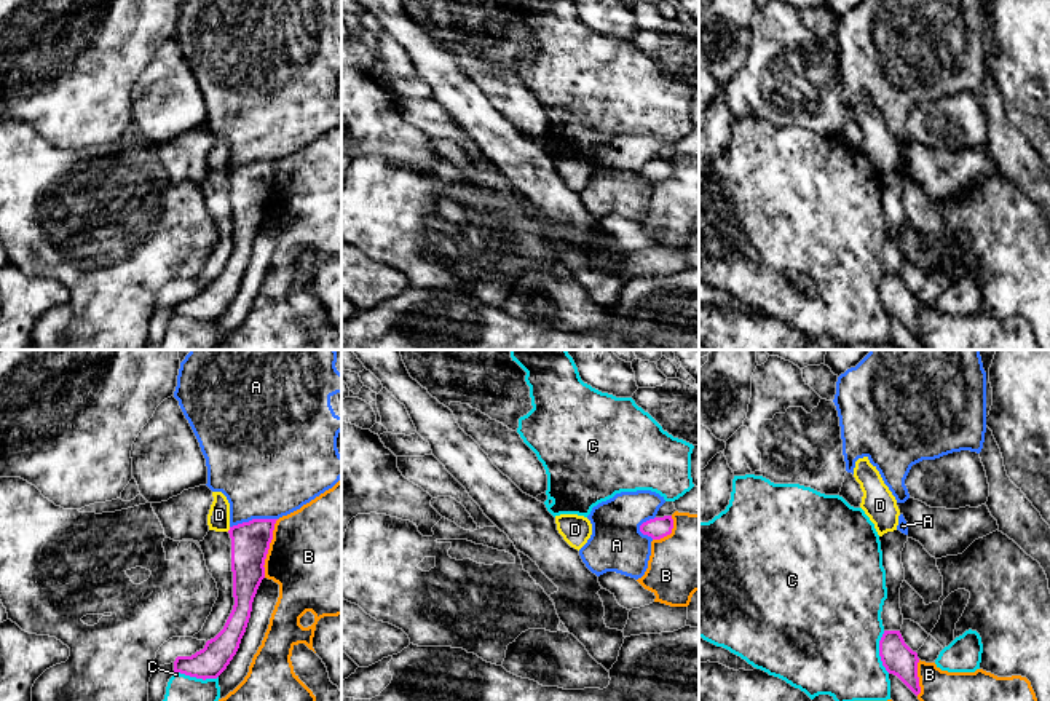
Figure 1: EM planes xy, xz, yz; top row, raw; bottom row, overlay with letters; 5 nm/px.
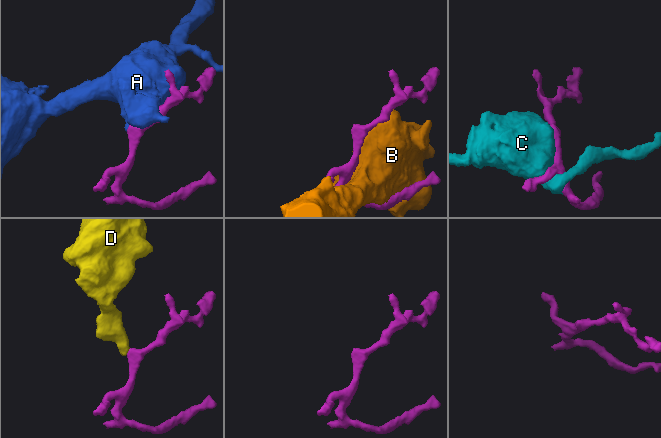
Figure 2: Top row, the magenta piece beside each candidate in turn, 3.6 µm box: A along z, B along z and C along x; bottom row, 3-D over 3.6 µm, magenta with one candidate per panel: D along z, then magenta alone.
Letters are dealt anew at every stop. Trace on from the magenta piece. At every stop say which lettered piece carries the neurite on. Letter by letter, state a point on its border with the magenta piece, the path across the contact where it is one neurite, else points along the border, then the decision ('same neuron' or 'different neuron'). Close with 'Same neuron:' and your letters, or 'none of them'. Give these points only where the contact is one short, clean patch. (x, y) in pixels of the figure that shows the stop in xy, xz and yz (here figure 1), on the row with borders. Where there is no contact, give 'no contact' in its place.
A: contact xy (252, 519); different neuron
B: contact xy (268, 548); different neuron
C: contact xy (197, 677); different neuron
D: contact xy (230, 529); border xy (230, 527), (227, 530); different neuron
Same neuron: none of them

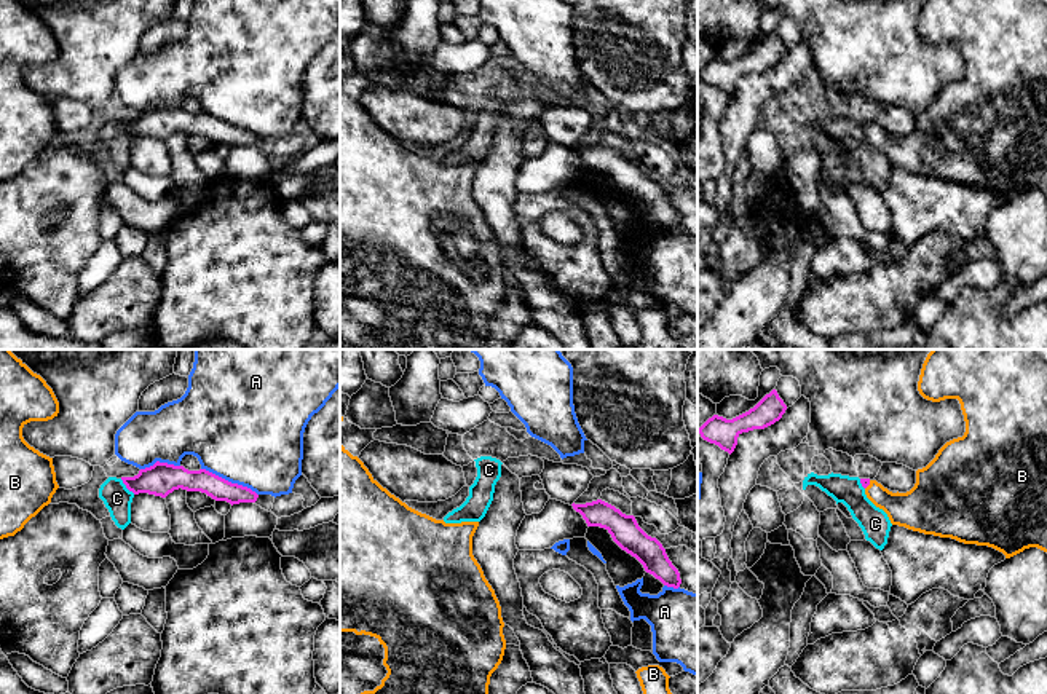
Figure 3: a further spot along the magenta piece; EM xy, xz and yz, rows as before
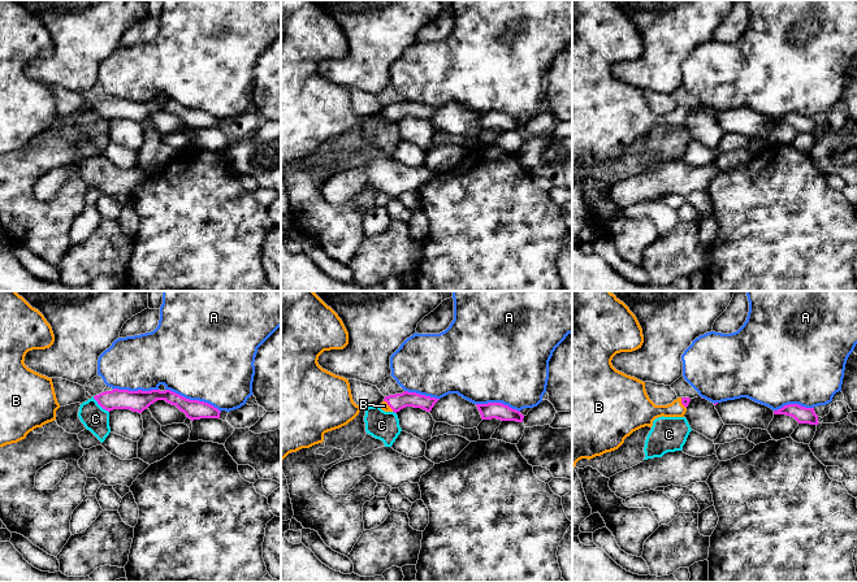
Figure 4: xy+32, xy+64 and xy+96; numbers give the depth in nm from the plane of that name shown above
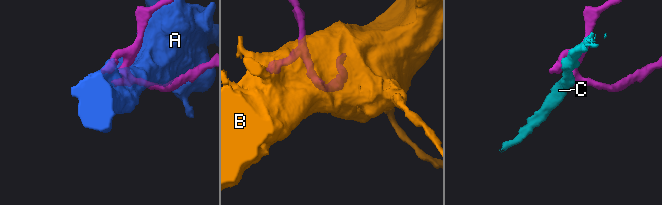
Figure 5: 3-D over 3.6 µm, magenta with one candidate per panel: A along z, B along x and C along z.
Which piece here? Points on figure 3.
A: contact xy (230, 482); different neuron
B: contact yz (869, 484); way yz (865, 482), (869, 484), (885, 500), (910, 509); same neuron
C: contact xy (126, 487); different neuron
Same neuron: B

